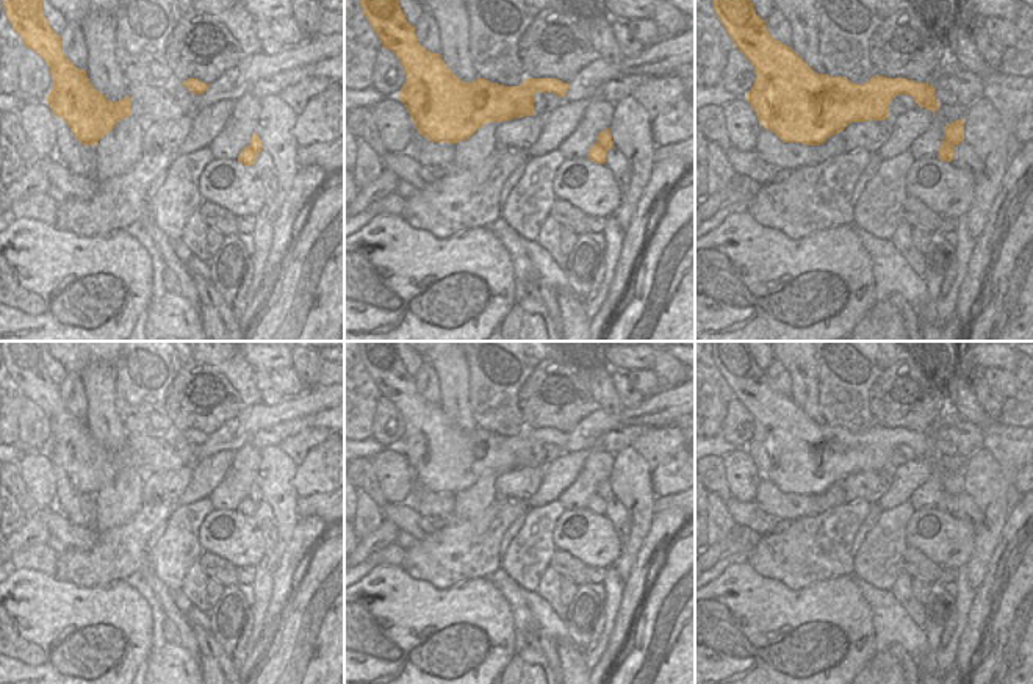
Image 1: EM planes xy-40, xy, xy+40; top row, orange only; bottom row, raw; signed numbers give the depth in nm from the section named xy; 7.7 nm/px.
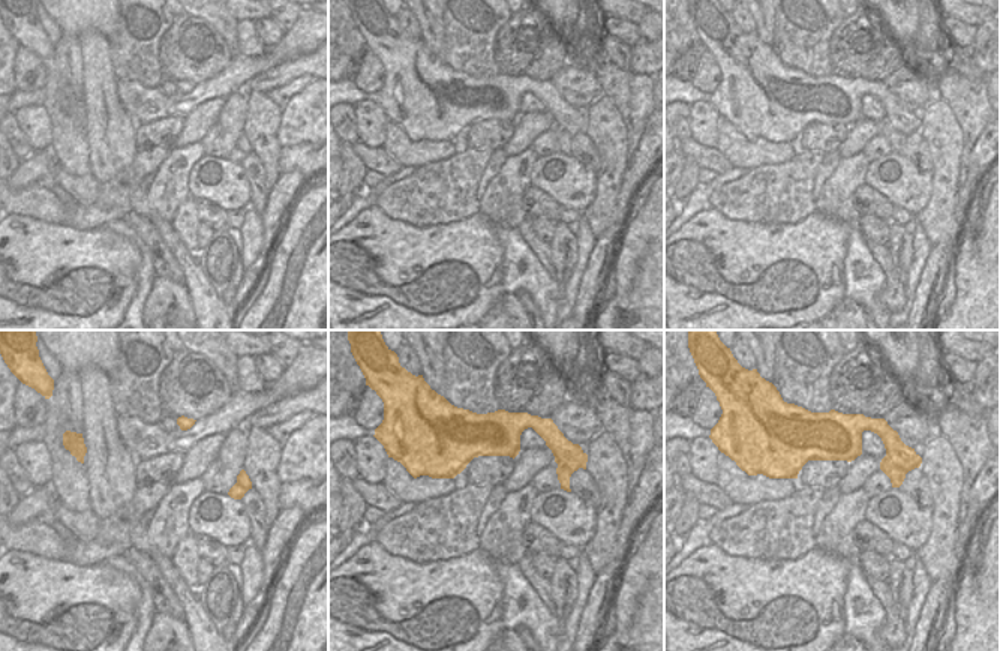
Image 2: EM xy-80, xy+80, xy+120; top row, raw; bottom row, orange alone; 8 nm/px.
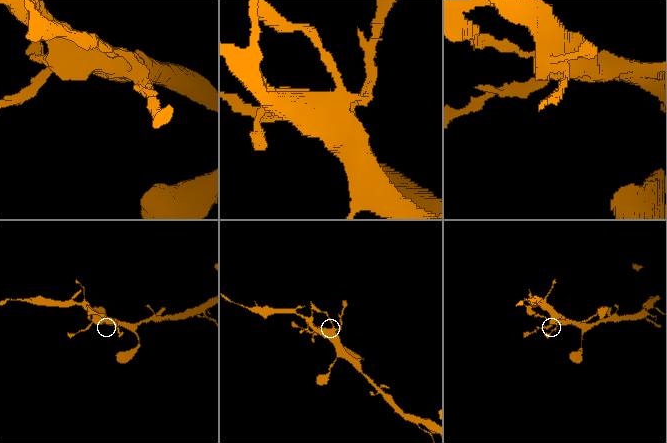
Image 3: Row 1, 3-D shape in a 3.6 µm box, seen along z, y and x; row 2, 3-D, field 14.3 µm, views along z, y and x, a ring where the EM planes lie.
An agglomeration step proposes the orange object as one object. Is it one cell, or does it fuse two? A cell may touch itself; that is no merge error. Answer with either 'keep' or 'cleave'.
cleave

